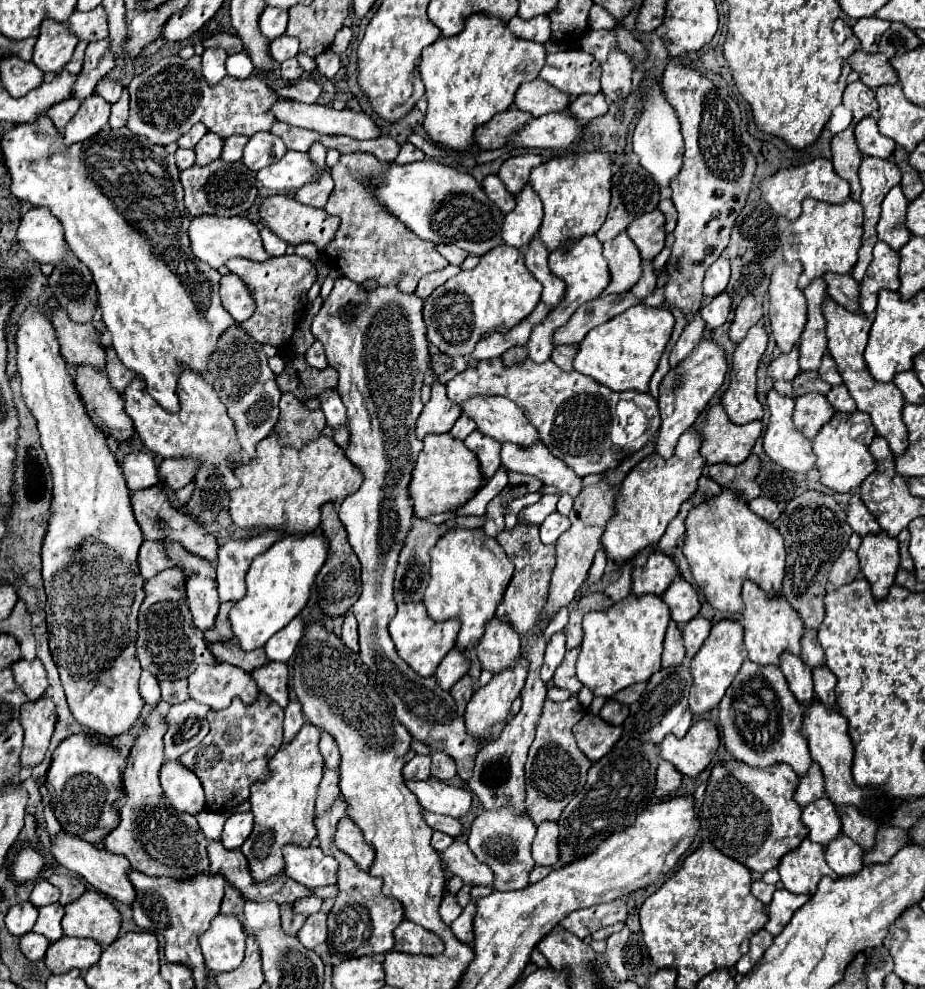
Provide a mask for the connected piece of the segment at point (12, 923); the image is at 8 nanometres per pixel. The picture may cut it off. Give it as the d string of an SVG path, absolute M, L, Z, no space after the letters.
M26 901L26 903L20 903L20 905L14 905L8 915L6 915L6 927L12 935L16 937L22 937L26 933L32 931L34 923L38 919L38 909Z

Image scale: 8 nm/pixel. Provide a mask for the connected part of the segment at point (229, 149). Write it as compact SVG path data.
M232 135L224 141L224 151L222 151L222 159L226 163L234 163L234 161L240 161L242 159L242 151L244 151L244 145L248 143L248 137L246 135Z

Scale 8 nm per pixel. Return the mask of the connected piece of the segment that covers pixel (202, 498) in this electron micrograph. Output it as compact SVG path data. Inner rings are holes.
M182 367L178 377L178 397L180 397L180 411L170 413L162 409L156 399L152 399L146 391L146 383L140 375L134 377L134 381L126 387L124 399L126 407L124 411L132 417L134 429L140 435L142 443L158 453L160 457L194 457L202 463L202 473L198 473L196 483L202 483L204 477L204 493L194 493L194 499L188 501L188 511L200 525L208 525L216 519L218 511L224 505L224 497L228 497L230 489L238 489L238 479L234 477L232 463L240 463L240 443L236 437L236 429L232 419L226 413L226 407L222 405L218 393L214 387L196 371ZM232 457L232 461L226 461Z

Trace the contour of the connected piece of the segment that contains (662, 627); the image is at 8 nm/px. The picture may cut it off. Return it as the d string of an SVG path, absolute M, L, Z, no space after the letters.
M656 595L634 597L614 603L608 611L592 611L584 617L584 641L578 657L578 679L594 695L606 697L606 705L600 709L600 717L610 725L622 725L628 717L628 705L622 705L610 695L616 695L628 685L648 681L660 669L662 641L670 623L668 605Z

